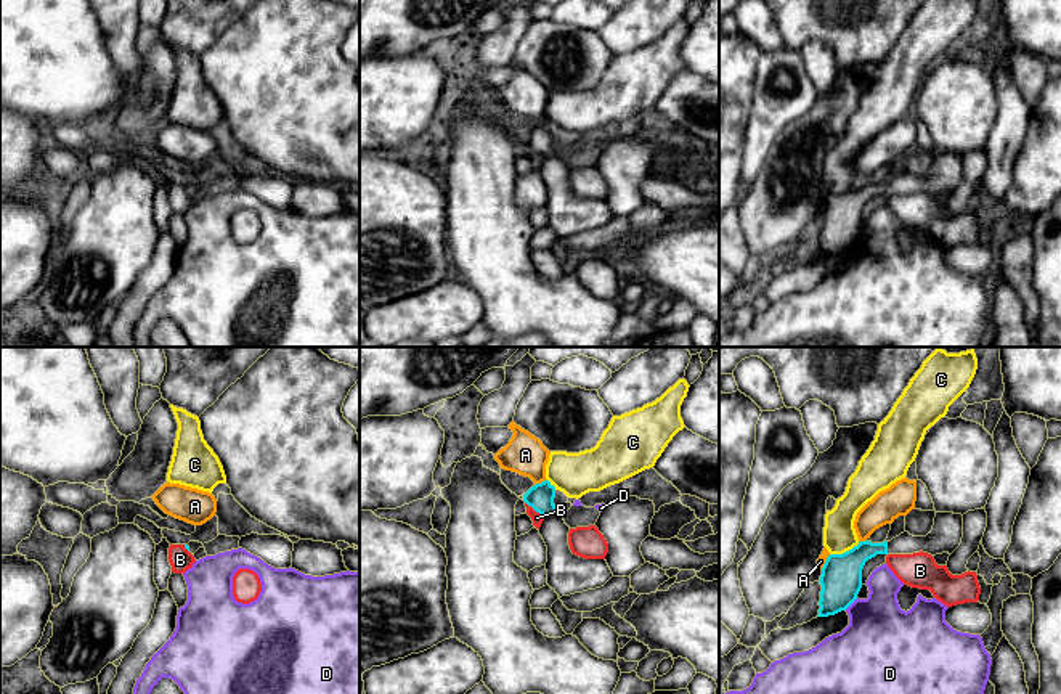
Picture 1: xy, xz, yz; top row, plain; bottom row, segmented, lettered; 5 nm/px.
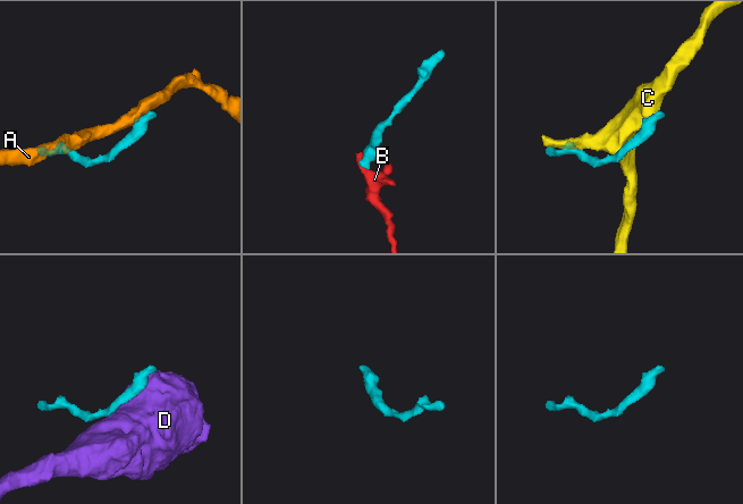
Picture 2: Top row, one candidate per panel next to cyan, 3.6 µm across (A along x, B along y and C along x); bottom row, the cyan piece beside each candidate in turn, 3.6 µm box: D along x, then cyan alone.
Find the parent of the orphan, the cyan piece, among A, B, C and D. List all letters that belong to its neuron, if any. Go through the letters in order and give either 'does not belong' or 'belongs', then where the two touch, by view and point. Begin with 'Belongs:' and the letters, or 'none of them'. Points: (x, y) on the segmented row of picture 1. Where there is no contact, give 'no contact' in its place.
Belongs: none of them
A: does not belong; contact xz (541, 482)
B: does not belong; contact xz (535, 510)
C: does not belong; contact yz (846, 551)
D: does not belong; contact yz (851, 603)

